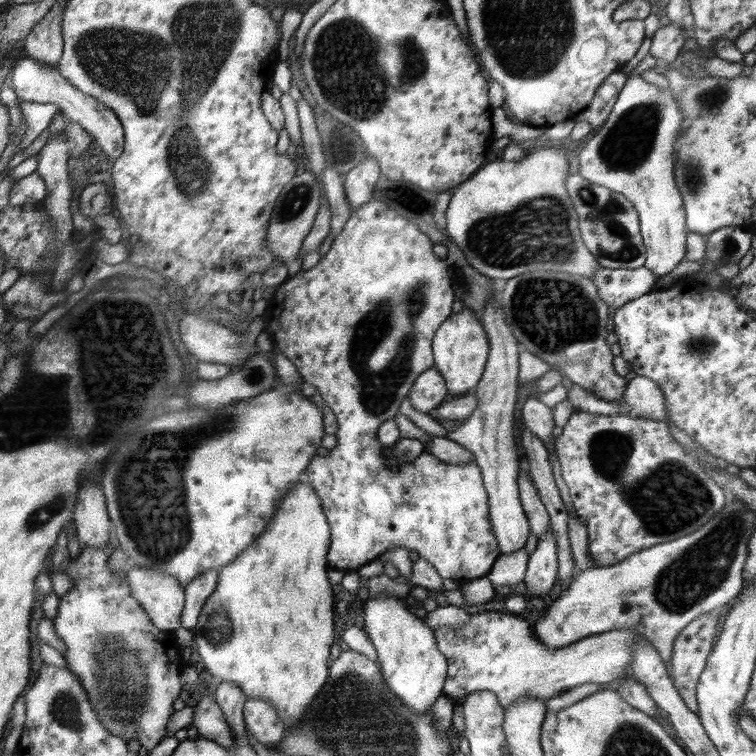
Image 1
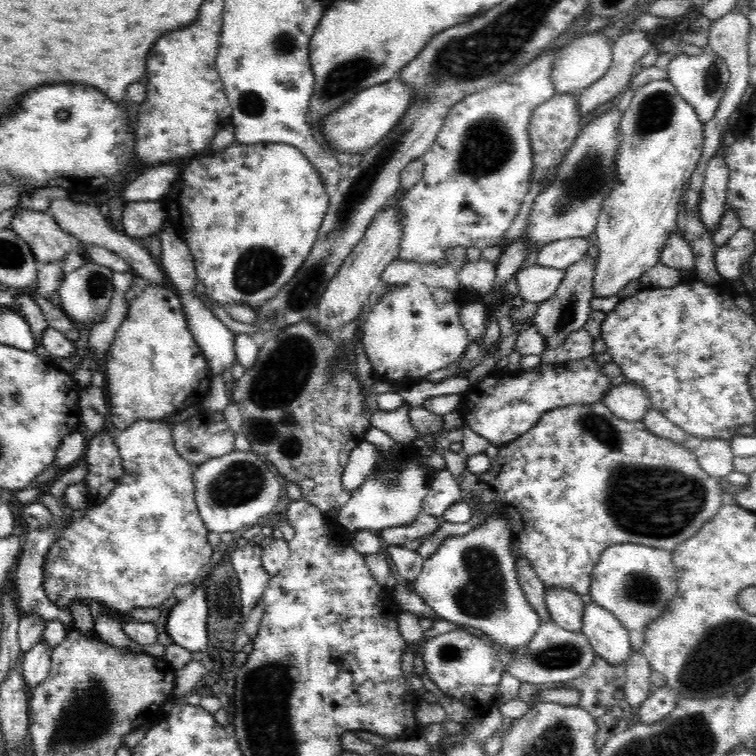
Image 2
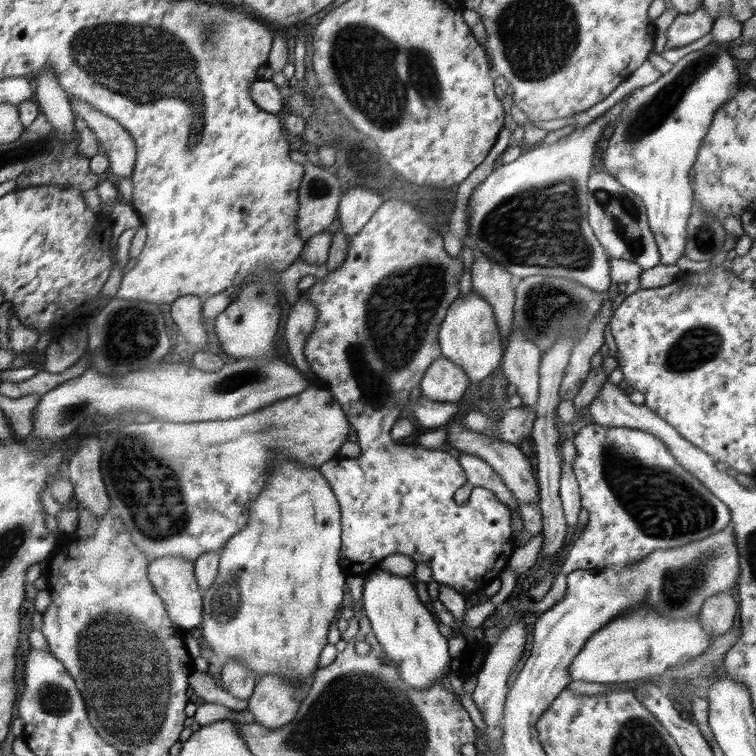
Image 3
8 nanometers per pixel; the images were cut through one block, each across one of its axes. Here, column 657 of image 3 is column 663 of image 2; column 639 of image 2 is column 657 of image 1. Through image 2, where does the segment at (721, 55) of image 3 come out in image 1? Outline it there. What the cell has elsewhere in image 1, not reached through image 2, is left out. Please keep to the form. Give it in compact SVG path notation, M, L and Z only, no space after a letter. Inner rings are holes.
M629 74L608 120L592 133L578 154L578 174L584 180L622 194L636 210L645 247L643 266L658 279L685 259L689 234L684 204L674 185L674 152L680 125L682 110L672 90L660 90L642 75Z

